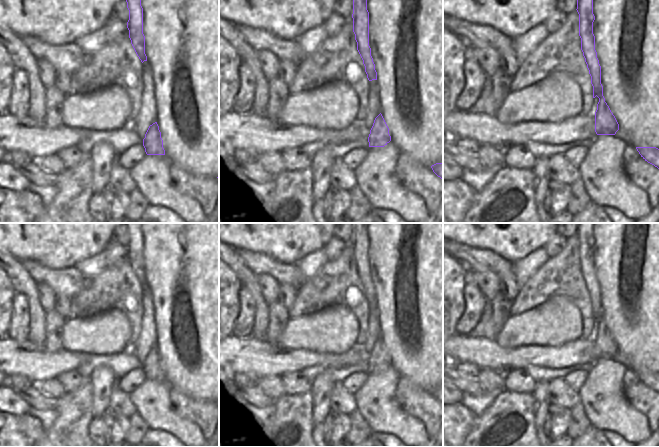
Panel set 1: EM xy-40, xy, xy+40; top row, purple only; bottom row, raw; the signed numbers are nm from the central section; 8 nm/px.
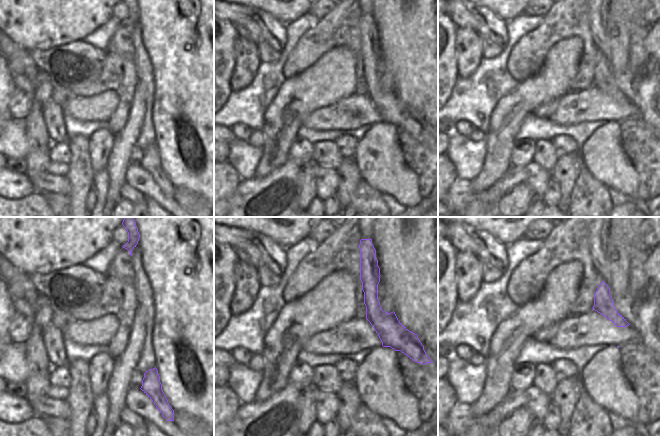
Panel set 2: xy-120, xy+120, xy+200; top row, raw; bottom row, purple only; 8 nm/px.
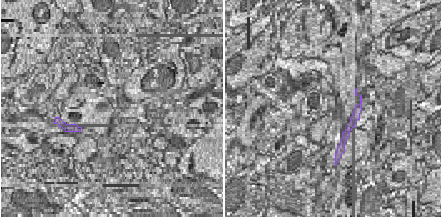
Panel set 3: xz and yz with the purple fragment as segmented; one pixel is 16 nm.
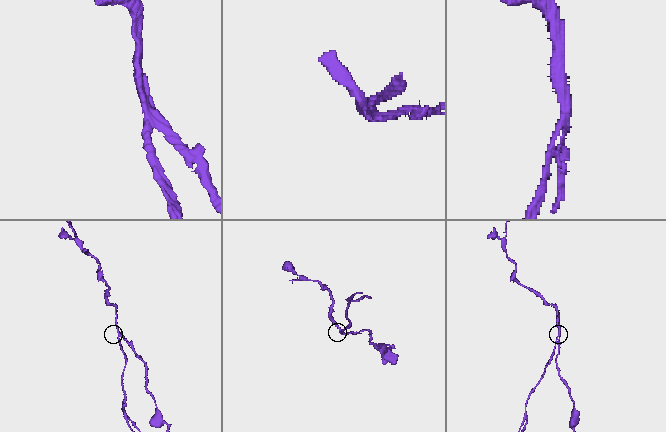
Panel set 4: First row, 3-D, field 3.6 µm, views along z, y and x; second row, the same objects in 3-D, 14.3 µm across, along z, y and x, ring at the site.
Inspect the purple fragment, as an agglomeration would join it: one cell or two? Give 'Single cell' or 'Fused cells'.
Fused cells.

